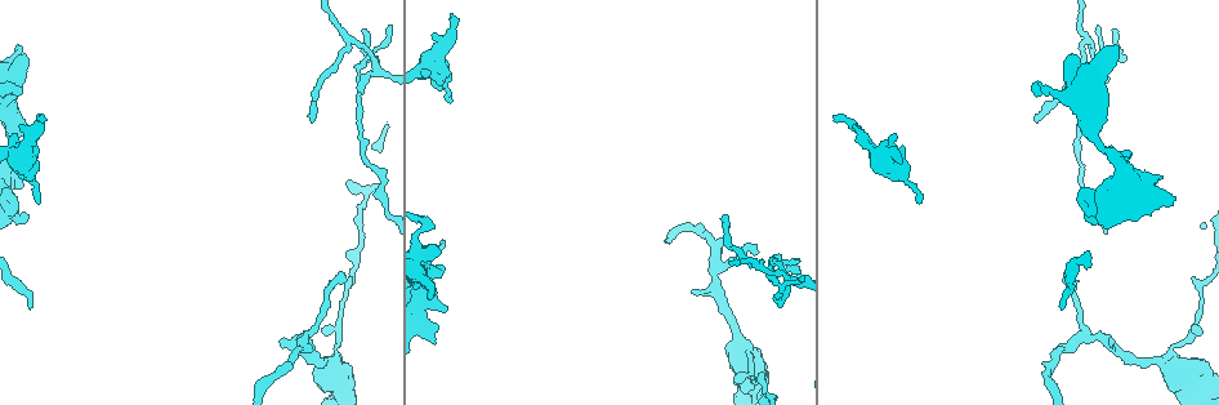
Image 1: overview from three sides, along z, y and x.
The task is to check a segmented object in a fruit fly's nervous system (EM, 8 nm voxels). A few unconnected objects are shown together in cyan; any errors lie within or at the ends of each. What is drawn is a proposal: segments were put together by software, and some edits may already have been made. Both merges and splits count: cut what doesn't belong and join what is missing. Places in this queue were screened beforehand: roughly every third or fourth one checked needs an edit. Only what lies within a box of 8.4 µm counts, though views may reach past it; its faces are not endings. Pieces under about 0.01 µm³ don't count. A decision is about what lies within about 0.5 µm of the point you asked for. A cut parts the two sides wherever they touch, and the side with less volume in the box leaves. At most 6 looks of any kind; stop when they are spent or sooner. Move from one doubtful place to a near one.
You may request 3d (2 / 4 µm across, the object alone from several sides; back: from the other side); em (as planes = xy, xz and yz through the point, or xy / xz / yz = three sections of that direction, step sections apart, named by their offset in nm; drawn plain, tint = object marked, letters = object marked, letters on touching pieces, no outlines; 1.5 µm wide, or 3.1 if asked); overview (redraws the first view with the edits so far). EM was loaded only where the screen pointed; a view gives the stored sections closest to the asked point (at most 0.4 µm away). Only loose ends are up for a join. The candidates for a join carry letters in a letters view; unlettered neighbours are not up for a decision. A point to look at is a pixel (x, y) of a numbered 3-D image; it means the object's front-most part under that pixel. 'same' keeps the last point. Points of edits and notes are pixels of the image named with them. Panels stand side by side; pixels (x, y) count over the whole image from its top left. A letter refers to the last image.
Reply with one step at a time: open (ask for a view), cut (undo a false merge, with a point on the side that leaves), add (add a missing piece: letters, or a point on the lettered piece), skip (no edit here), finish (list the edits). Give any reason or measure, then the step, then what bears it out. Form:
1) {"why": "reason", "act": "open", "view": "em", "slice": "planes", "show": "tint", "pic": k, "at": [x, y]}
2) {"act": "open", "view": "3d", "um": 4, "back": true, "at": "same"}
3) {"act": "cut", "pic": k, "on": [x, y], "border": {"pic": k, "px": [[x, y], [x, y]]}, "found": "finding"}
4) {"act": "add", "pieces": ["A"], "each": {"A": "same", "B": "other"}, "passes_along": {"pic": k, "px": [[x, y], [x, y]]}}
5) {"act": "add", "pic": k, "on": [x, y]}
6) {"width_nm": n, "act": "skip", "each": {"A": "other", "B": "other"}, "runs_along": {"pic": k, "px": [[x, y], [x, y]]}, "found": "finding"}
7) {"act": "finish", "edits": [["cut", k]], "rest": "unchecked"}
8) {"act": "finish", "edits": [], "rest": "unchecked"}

{"why": "branch stops here", "act": "open", "view": "em", "slice": "planes", "show": "letters", "pic": 1, "at": [434, 343]}

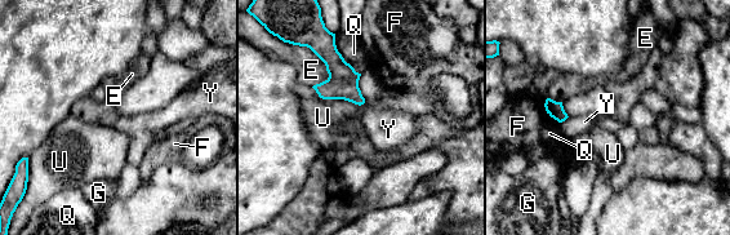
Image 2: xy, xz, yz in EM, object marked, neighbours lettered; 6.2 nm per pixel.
{"act": "skip", "each": {"E": "other", "F": "other", "G": "other", "Q": "other", "U": "other", "Y": "other"}, "found": "no lettered piece goes on from it"}

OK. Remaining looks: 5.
{"why": "tapers out", "act": "open", "view": "3d", "um": 4, "pic": 1, "at": [917, 202]}

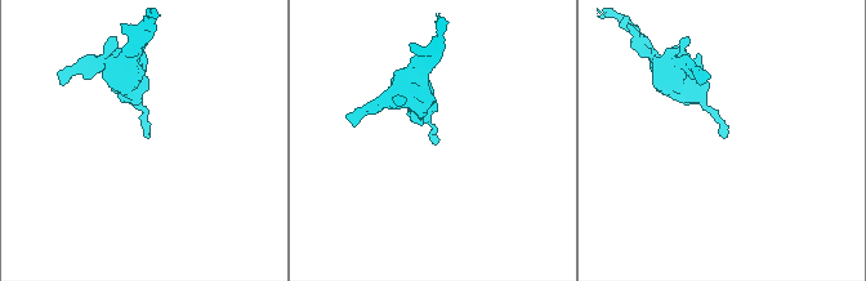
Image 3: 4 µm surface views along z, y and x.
{"why": "now the EM", "act": "open", "view": "em", "slice": "xy", "step": 4, "show": "plain", "pic": 3, "at": [143, 134]}

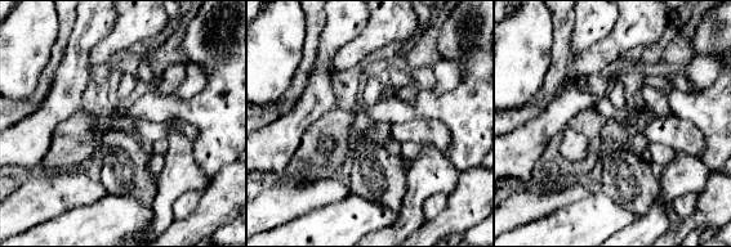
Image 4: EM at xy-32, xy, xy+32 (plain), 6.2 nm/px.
{"act": "open", "view": "em", "slice": "xy", "step": 4, "show": "letters", "at": "same"}

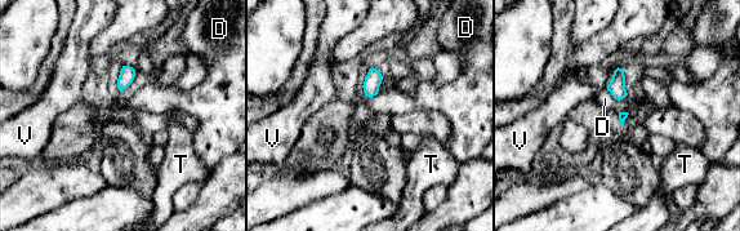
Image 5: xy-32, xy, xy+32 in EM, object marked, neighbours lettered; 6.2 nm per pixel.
{"act": "skip", "each": {"D": "other", "T": "other", "V": "other"}, "found": "none of them fits"}

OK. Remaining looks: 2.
{"why": "branch point", "act": "open", "view": "em", "slice": "yz", "step": 4, "show": "letters", "pic": 1, "at": [1090, 339]}

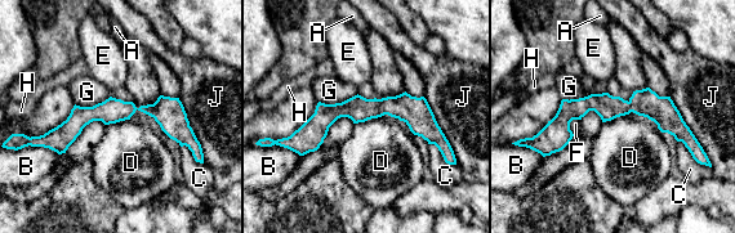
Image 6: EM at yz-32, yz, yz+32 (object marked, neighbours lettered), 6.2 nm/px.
{"width_nm": 160, "act": "skip", "each": {"A": "other", "B": "other", "C": "other", "D": "other", "E": "other", "F": "other", "G": "other", "H": "other", "J": "other"}, "runs_along": {"pic": 6, "px": [[440, 135], [408, 108], [346, 108], [294, 140]]}, "found": "continuous, no second neuron"}

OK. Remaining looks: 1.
{"act": "finish", "edits": [], "rest": "unchecked"}

